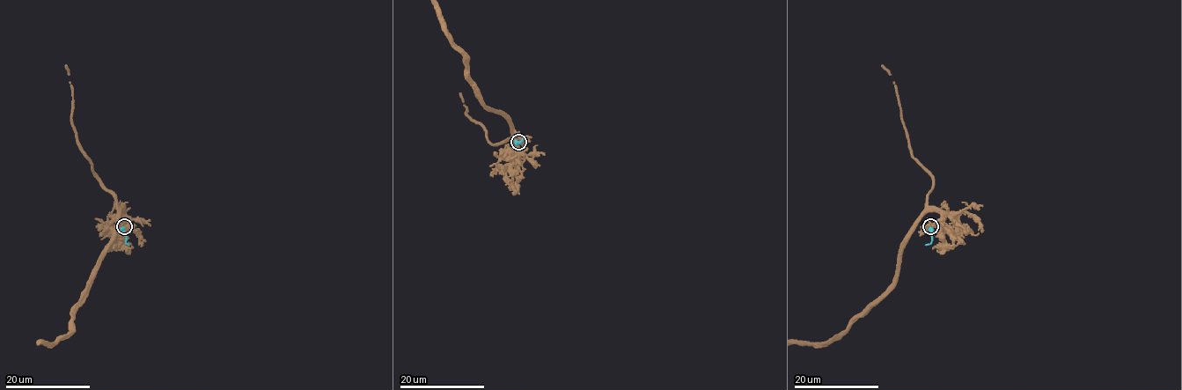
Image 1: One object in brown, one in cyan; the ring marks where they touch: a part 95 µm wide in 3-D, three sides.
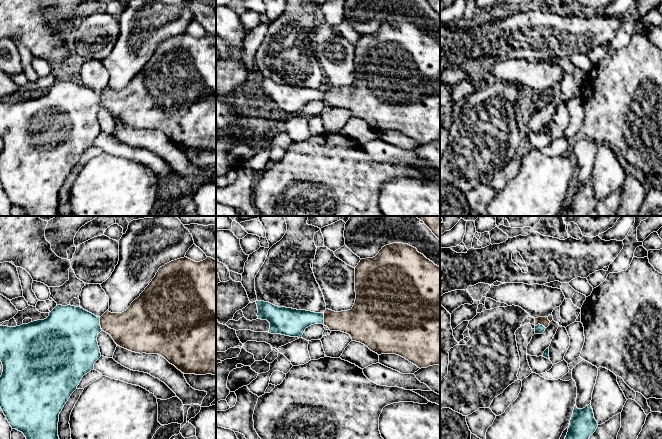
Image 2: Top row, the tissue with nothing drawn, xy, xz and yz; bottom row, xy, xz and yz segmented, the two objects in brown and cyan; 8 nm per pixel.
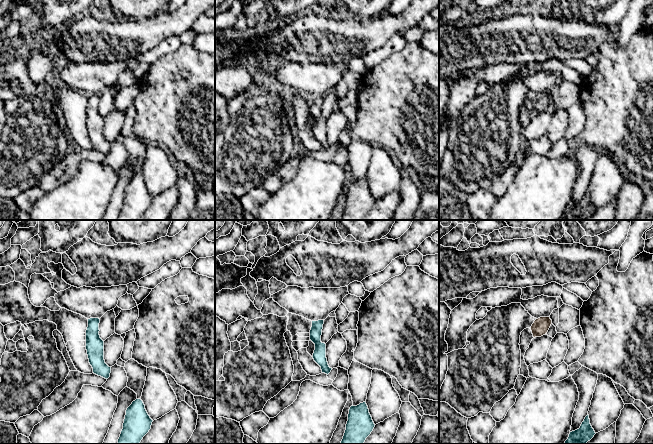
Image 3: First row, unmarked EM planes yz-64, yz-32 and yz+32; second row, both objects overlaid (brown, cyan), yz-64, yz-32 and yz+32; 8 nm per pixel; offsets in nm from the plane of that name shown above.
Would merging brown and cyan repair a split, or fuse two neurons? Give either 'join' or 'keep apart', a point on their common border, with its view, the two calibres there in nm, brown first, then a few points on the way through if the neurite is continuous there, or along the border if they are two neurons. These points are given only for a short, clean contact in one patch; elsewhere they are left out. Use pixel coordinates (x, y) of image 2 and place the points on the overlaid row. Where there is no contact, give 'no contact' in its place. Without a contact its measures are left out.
join; contact xy (100, 324); calibres 300 and 420 nm; way xy (130, 329), (115, 324), (100, 324), (70, 332)

